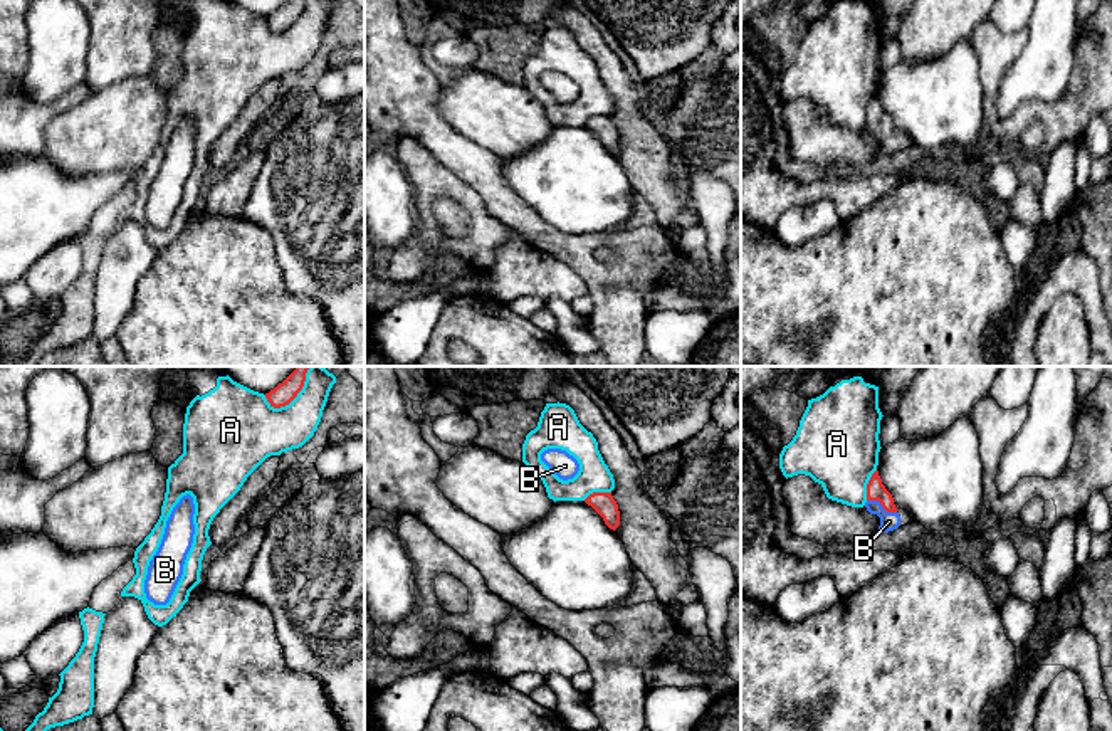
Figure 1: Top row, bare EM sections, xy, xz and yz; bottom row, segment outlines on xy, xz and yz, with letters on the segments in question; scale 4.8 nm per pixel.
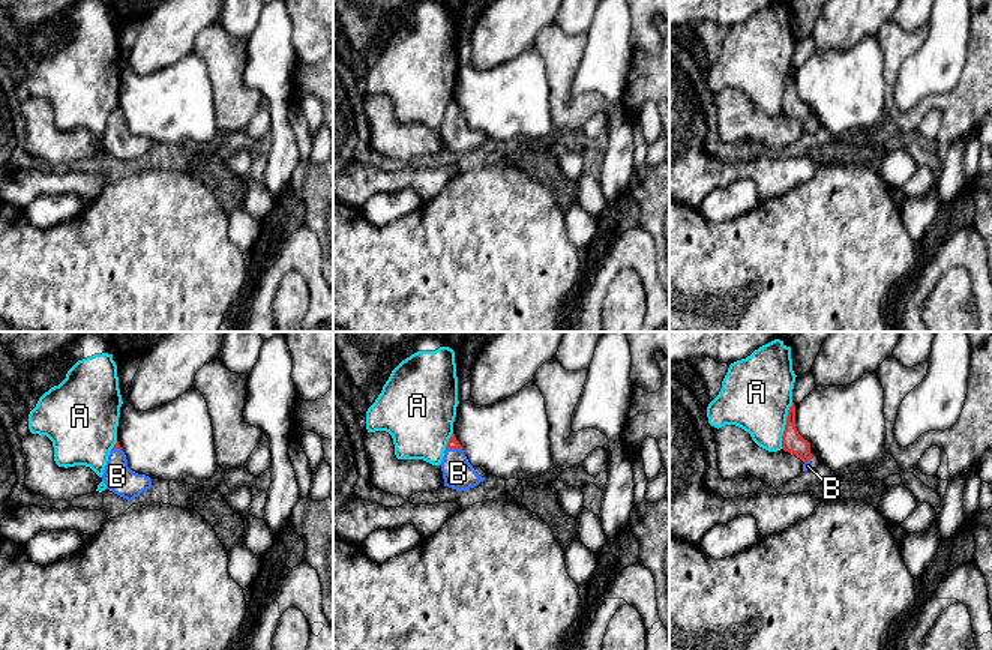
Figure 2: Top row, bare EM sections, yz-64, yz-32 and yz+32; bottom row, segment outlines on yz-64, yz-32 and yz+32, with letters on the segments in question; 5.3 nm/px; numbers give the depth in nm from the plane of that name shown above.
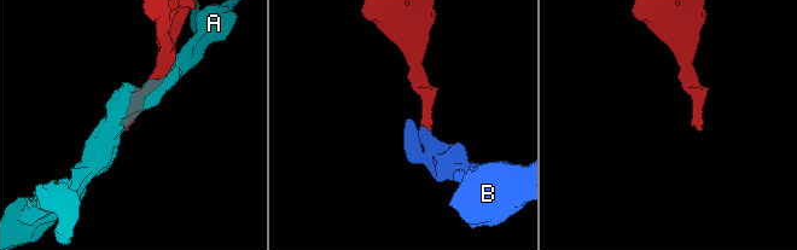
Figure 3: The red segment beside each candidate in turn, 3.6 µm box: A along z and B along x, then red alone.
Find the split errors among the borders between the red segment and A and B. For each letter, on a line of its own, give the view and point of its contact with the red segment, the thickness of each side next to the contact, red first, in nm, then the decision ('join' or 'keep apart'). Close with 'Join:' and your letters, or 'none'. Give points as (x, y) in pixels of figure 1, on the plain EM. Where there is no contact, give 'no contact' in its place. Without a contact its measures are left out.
A: contact xy (291, 24); calibres 100 and 320 nm; keep apart
B: contact yz (882, 130); calibres 100 and 90 nm; join
Join: B

